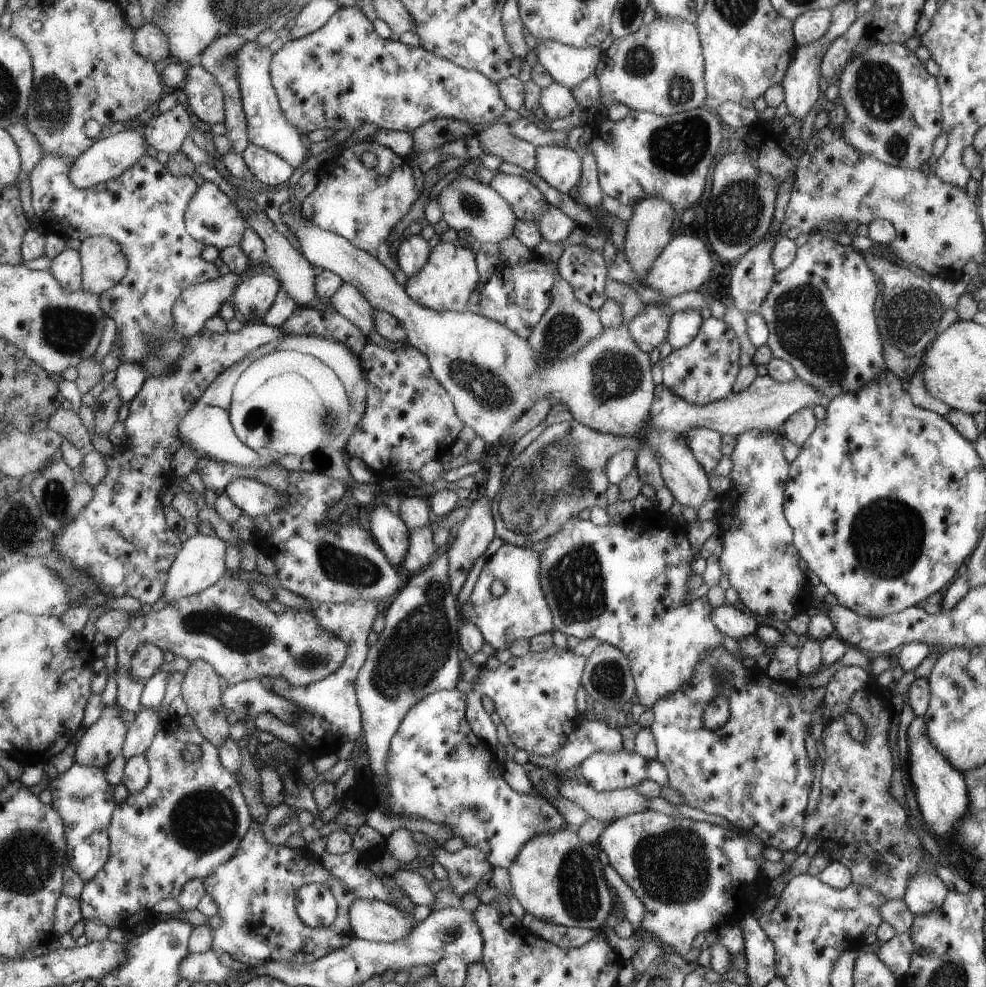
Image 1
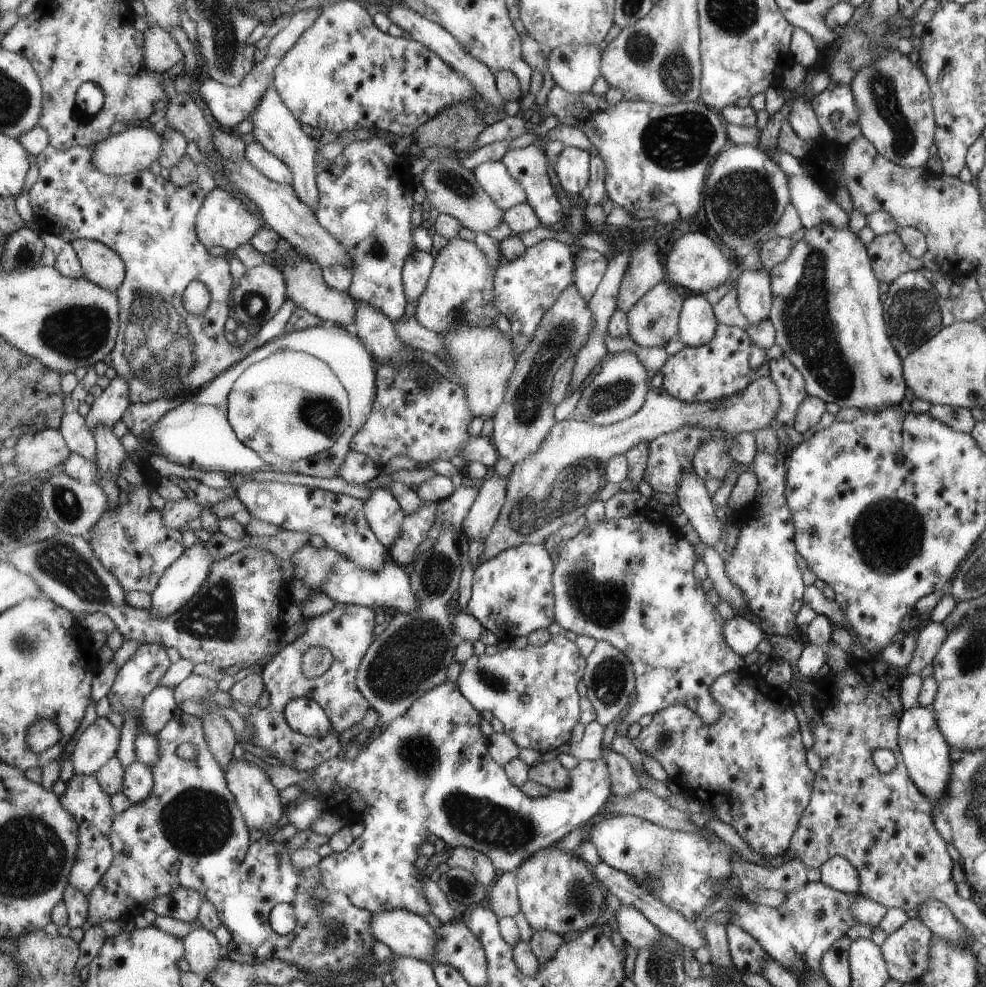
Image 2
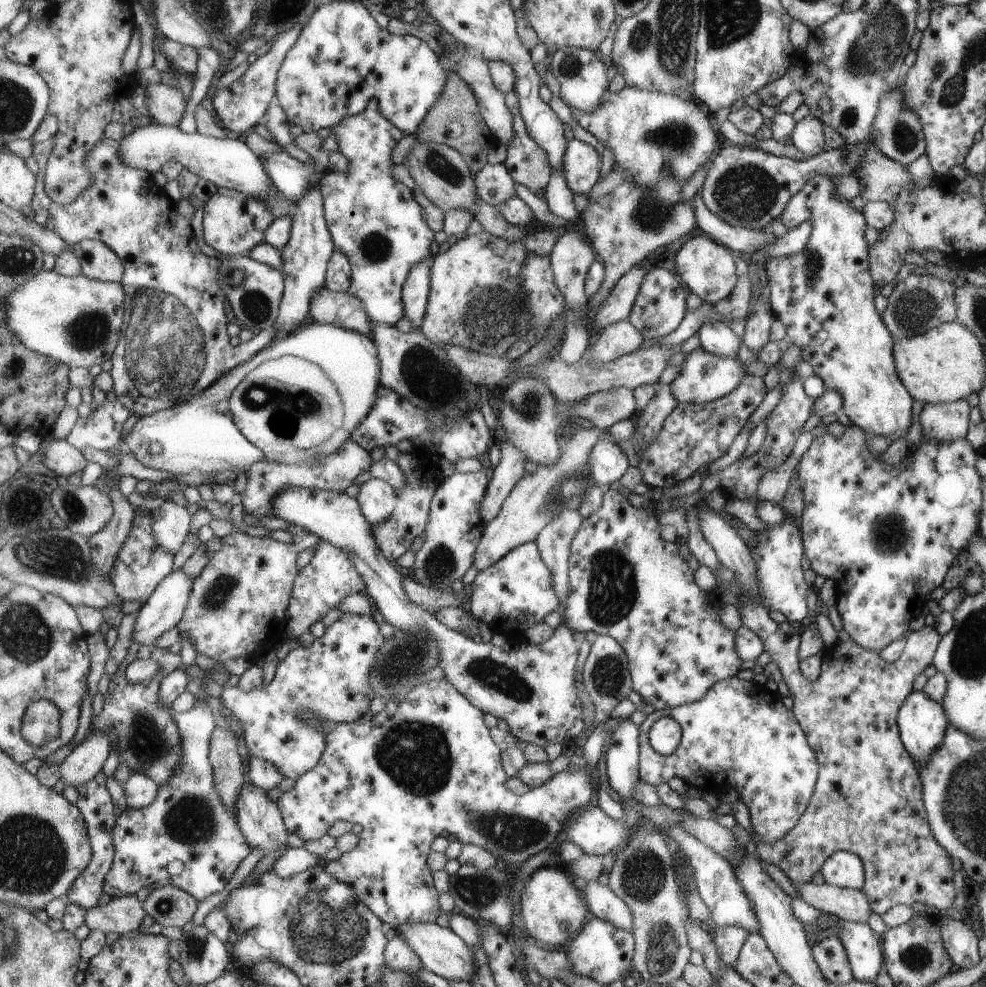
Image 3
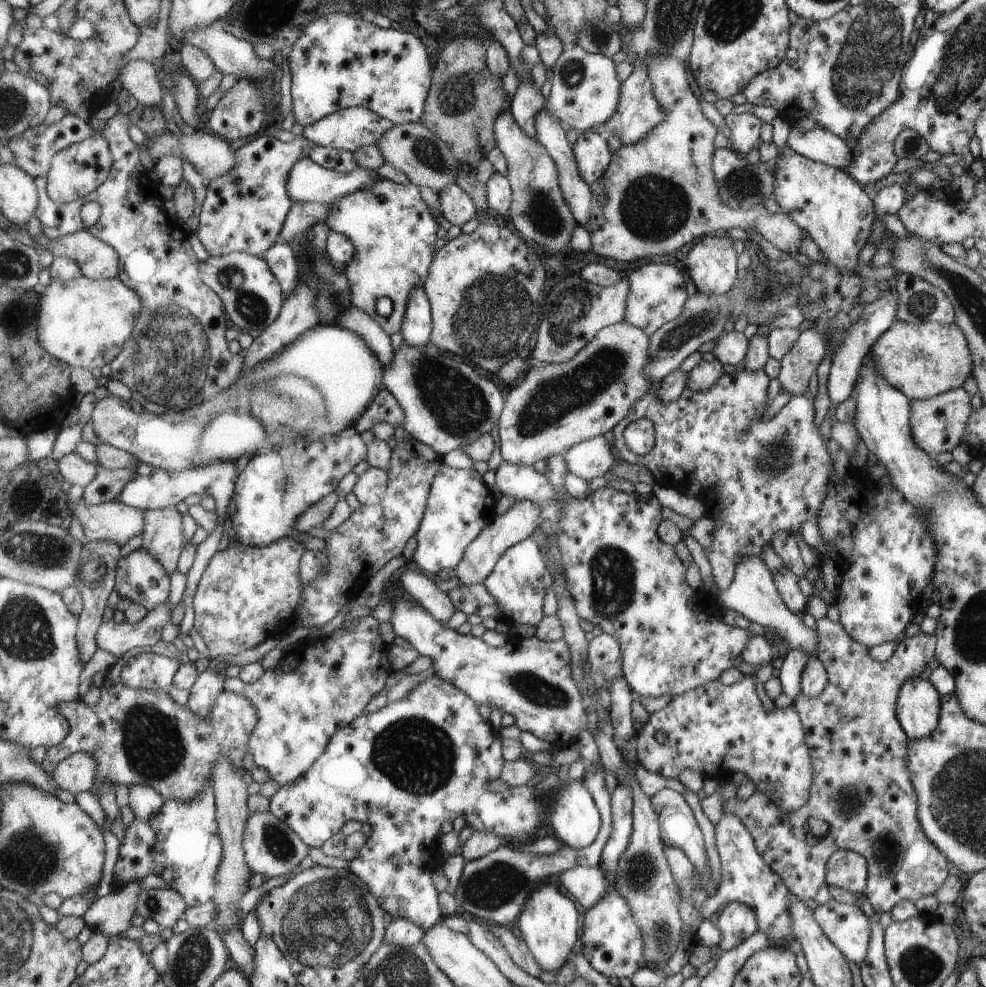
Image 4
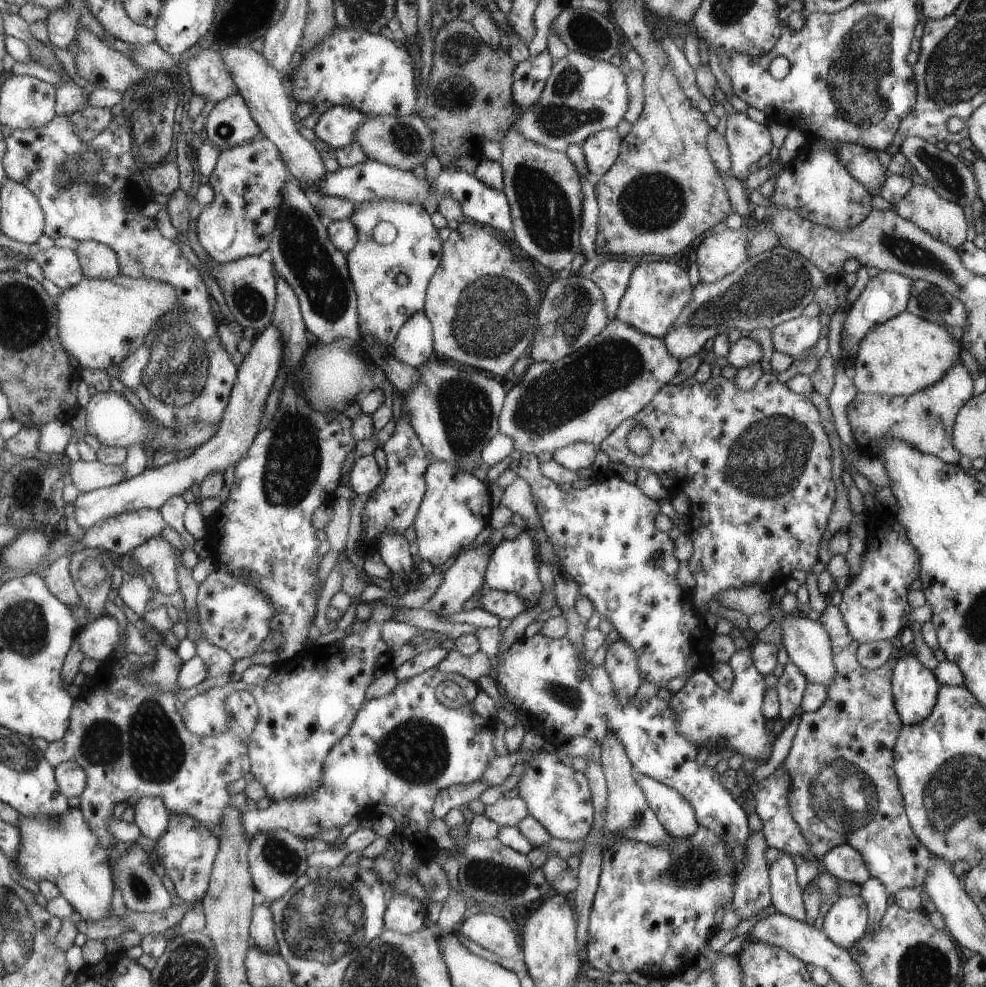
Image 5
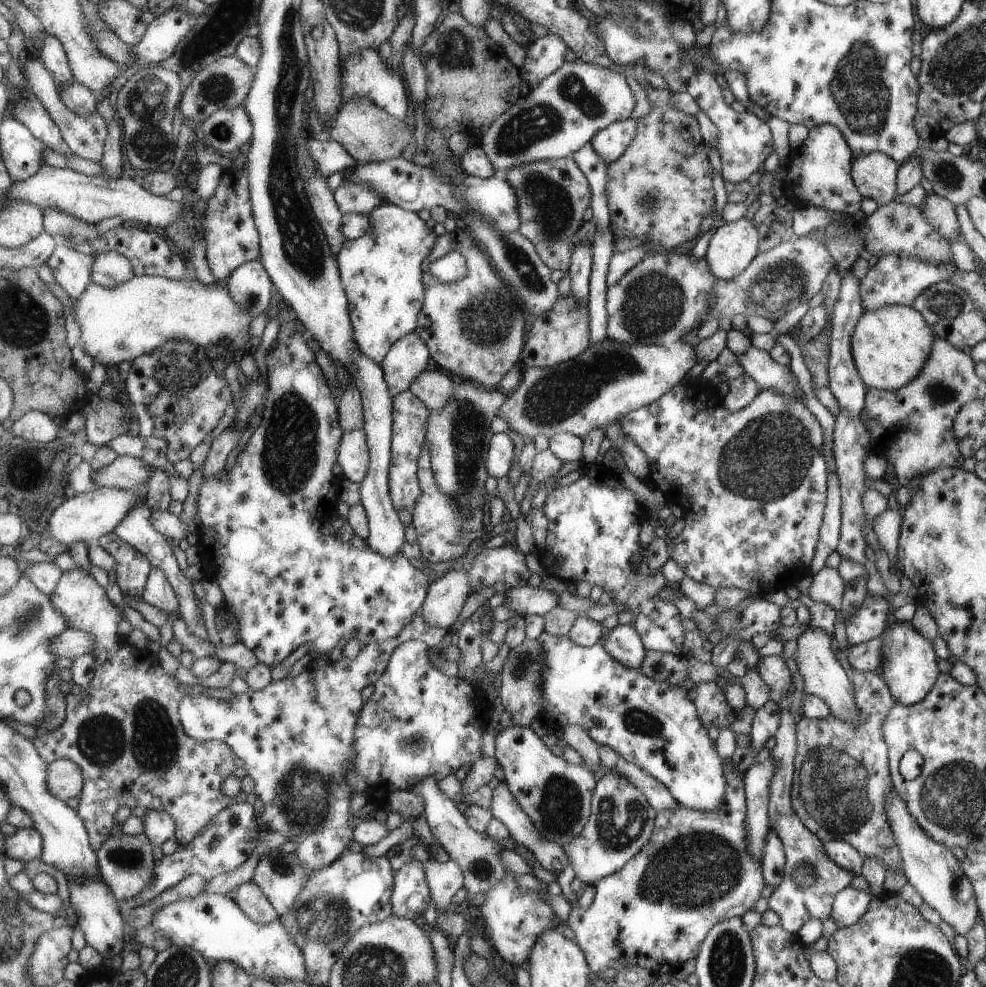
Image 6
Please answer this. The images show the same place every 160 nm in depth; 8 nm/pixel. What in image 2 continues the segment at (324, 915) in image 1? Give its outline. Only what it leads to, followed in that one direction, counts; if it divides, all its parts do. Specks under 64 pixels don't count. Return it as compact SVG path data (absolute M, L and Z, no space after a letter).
M447 681L423 693L405 713L394 718L377 736L371 736L371 742L369 742L369 744L367 743L366 748L361 749L353 760L345 758L339 759L335 756L323 761L321 765L317 765L314 768L311 779L313 779L317 786L317 792L314 794L313 791L310 797L307 792L303 792L305 796L301 796L301 798L286 804L287 811L283 811L283 815L287 817L287 822L293 825L297 831L309 829L309 824L311 824L317 816L327 812L327 806L331 808L331 806L335 804L337 810L341 810L341 806L343 806L343 808L352 808L355 811L355 816L361 820L364 829L357 838L353 839L353 842L344 851L319 859L319 862L316 864L320 872L319 882L315 888L311 888L309 898L307 898L308 902L311 902L311 904L314 903L315 906L322 906L322 903L329 894L339 891L340 893L346 894L350 902L354 903L356 907L365 909L367 912L373 914L382 910L403 909L424 917L426 914L431 913L431 906L429 906L429 903L426 901L425 894L422 890L421 871L415 870L411 862L417 857L416 848L425 840L425 836L429 836L429 834L439 836L450 849L463 847L486 854L495 868L504 873L505 871L517 869L526 858L533 856L539 849L545 849L546 846L554 845L557 840L563 838L573 829L576 829L581 823L585 821L591 822L596 819L598 810L601 809L601 806L605 804L607 798L611 795L610 784L612 783L608 766L605 761L601 761L601 757L595 760L580 760L577 766L569 771L570 782L565 789L551 790L547 796L543 797L527 797L506 777L504 768L501 768L501 766L489 756L487 744L485 744L485 736L483 736L481 727L479 726L479 713L480 712L476 711L474 706L461 693L457 684Z

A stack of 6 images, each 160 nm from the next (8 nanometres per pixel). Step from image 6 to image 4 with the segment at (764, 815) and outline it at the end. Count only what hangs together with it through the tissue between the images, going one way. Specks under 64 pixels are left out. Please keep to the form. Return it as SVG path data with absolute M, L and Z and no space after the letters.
M730 901L721 908L715 927L721 933L716 945L722 953L741 944L745 938L758 930L753 911L741 902Z

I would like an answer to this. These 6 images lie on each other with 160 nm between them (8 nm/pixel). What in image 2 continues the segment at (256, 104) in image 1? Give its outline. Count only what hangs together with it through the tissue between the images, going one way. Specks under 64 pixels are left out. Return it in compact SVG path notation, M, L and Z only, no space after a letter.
M272 82L267 86L257 108L250 114L249 121L252 124L250 133L254 140L290 167L292 174L290 186L298 198L306 203L311 210L317 209L319 194L317 178L313 170L315 170L318 161L316 157L318 142L312 135L303 133L299 121L295 120L293 114L287 110L282 98L279 98L278 91L272 86Z

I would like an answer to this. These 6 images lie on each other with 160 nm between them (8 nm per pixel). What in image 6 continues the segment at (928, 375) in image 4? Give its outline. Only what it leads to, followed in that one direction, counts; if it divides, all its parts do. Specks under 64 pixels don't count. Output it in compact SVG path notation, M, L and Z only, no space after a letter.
M877 306L875 310L863 310L854 327L850 337L851 358L866 388L898 390L926 366L933 343L933 328L913 306Z

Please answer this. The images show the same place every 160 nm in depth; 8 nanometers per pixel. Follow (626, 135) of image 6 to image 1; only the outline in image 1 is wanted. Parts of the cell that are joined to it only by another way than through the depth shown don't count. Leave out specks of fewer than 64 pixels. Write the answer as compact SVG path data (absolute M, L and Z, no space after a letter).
M548 145L537 147L534 174L558 193L568 195L582 178L582 158L573 149Z

